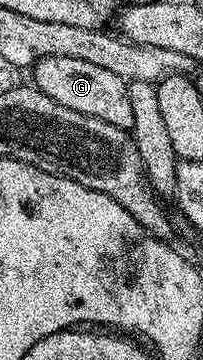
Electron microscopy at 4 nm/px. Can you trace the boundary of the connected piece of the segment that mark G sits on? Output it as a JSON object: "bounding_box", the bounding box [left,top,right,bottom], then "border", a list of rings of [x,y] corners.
{"bounding_box":[30,58,134,129],"border":[[[42,58],[36,61],[30,75],[34,79],[34,87],[46,98],[54,98],[58,106],[66,106],[66,110],[78,110],[78,114],[90,114],[90,118],[102,118],[102,122],[110,122],[110,126],[131,129],[134,114],[130,107],[130,98],[126,94],[126,81],[118,78],[110,70],[102,70],[102,66],[94,66],[90,62],[82,62],[79,58]]]}

